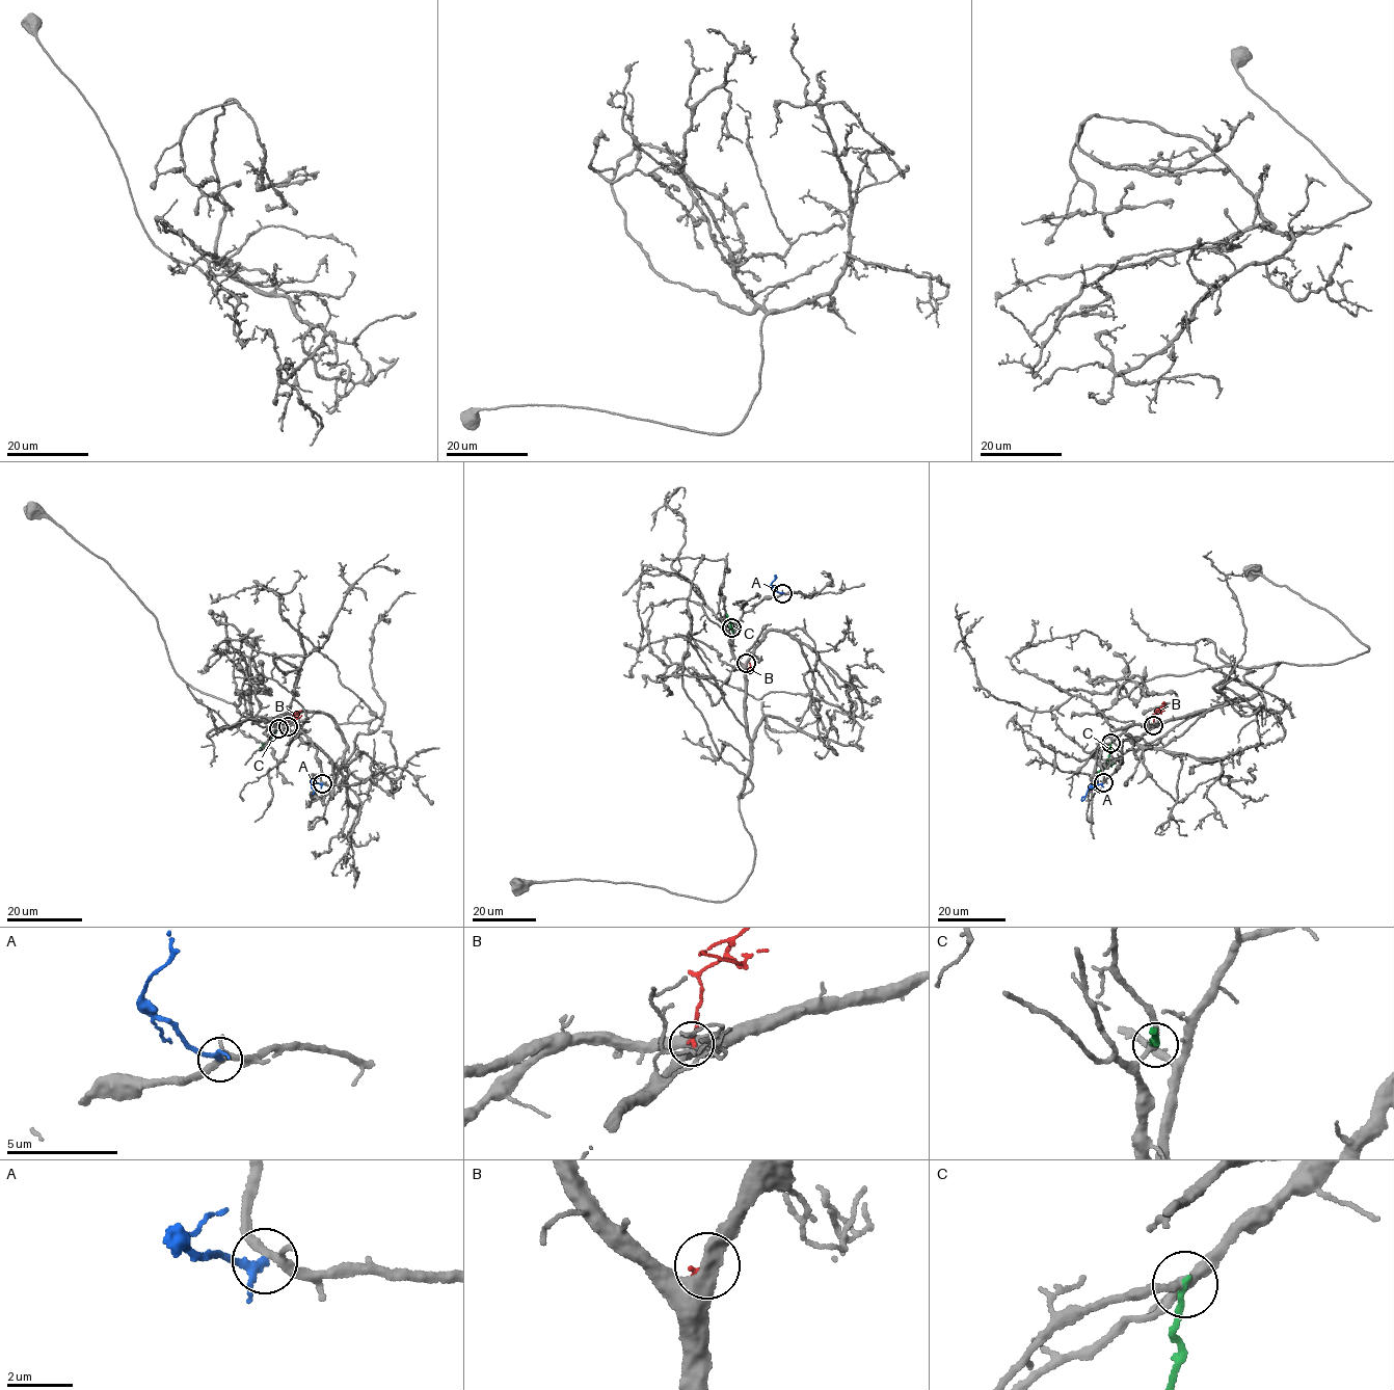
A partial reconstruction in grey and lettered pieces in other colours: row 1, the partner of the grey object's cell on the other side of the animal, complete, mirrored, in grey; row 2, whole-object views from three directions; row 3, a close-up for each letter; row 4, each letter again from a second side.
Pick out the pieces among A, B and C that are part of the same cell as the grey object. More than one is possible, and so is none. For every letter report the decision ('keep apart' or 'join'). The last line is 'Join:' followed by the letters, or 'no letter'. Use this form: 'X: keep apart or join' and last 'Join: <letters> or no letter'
A: keep apart
B: keep apart
C: keep apart
Join: no letter

